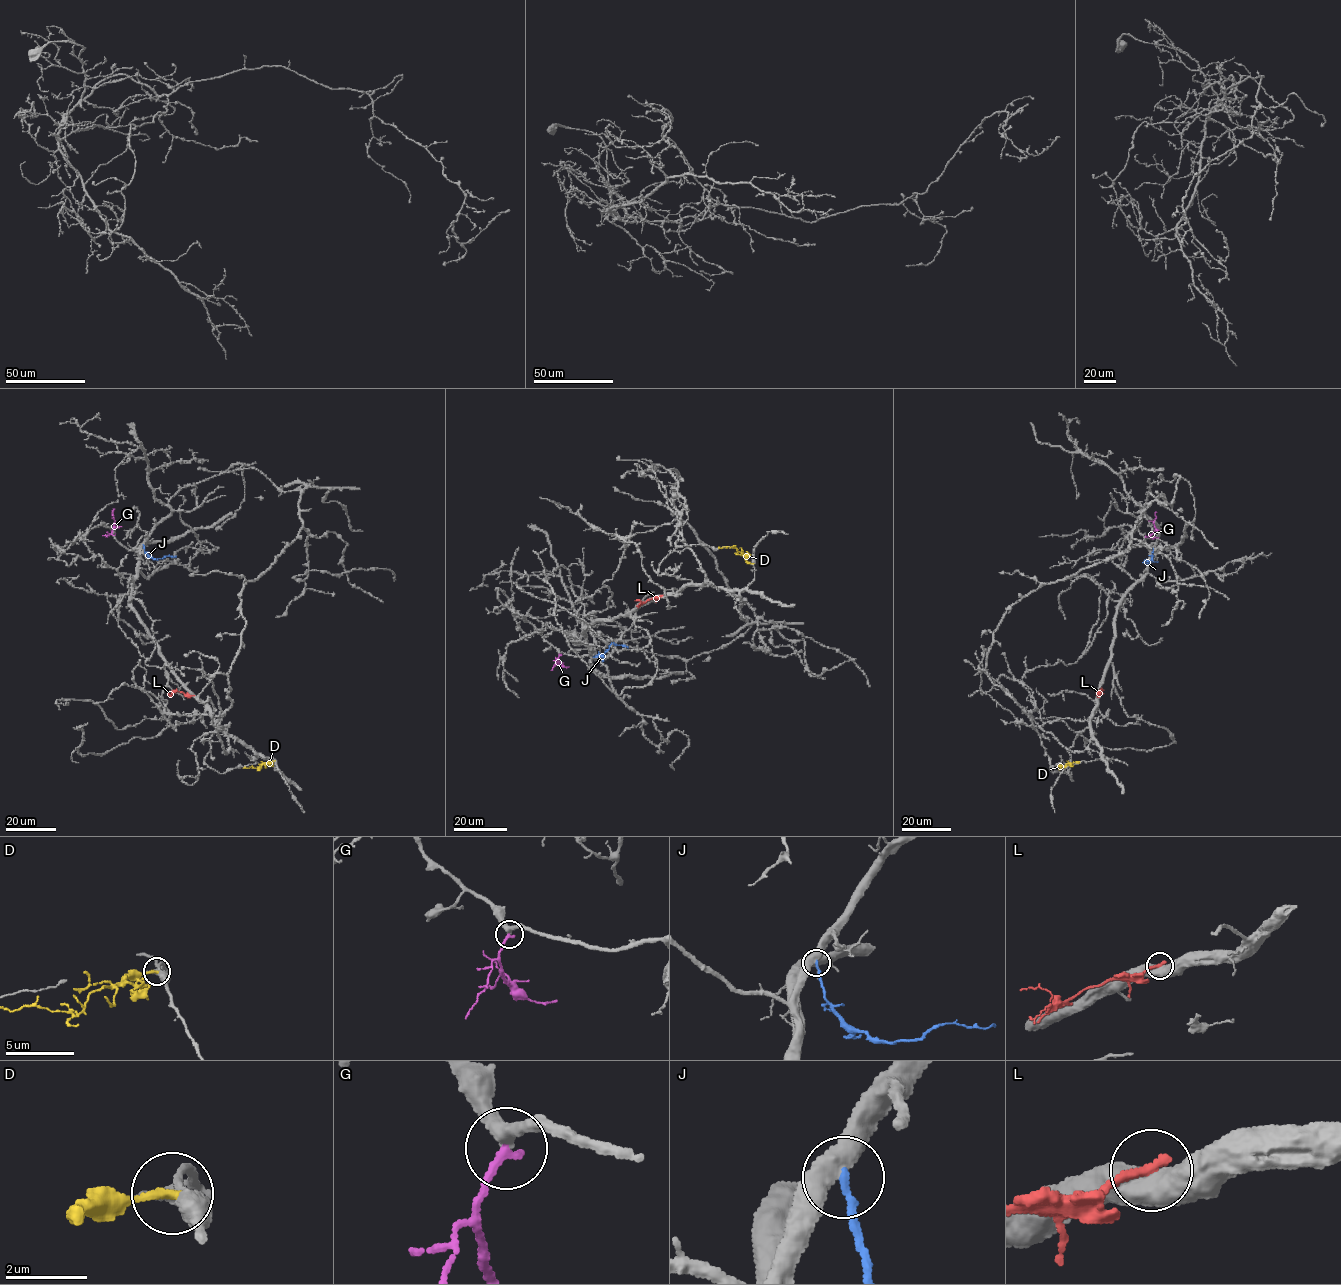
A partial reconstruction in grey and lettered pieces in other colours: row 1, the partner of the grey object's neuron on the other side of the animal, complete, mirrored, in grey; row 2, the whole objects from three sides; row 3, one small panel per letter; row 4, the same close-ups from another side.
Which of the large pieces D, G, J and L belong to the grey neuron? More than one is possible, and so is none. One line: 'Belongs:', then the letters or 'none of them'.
Belongs: G

